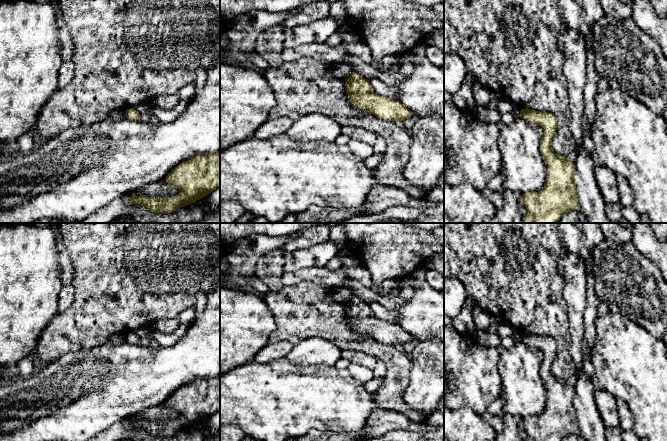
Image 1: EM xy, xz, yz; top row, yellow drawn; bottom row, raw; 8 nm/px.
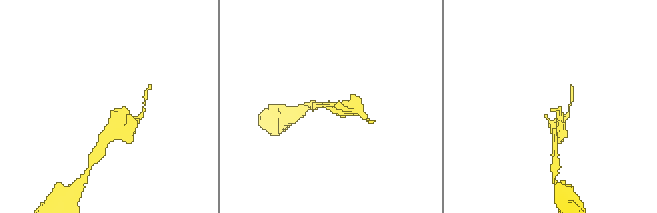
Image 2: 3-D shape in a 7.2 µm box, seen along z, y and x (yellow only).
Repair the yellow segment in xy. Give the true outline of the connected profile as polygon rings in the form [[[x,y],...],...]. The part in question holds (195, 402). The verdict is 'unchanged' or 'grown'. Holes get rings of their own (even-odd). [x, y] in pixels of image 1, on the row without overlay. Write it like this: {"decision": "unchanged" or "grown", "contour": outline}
{"decision": "unchanged", "contour": [[[220,375],[196,380],[180,387],[166,400],[166,405],[170,411],[180,415],[178,419],[161,422],[146,421],[145,419],[140,418],[140,420],[137,421],[135,417],[132,417],[131,421],[125,420],[125,424],[132,428],[140,428],[146,434],[153,437],[172,437],[181,431],[185,431],[202,423],[220,410]]]}

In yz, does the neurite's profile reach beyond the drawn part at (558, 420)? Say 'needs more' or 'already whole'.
already whole

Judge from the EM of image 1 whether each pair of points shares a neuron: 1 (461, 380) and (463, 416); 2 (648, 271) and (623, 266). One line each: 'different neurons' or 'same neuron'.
1: different neurons
2: same neuron

